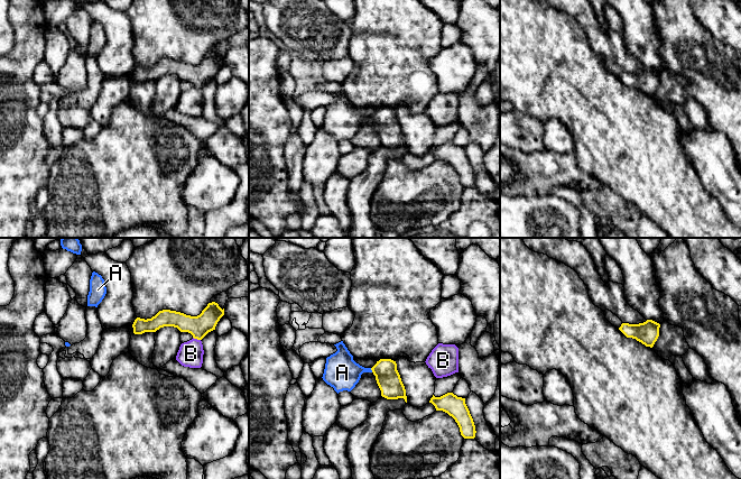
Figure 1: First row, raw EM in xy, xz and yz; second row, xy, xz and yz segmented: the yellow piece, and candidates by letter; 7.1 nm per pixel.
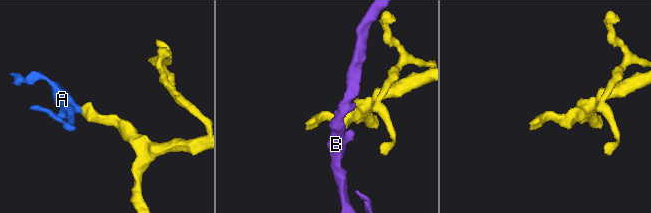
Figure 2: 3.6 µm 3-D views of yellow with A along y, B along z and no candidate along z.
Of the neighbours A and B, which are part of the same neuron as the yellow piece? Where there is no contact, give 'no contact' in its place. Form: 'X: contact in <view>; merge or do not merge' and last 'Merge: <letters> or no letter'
A: contact in xz; merge
B: contact in xy; do not merge
Merge: A

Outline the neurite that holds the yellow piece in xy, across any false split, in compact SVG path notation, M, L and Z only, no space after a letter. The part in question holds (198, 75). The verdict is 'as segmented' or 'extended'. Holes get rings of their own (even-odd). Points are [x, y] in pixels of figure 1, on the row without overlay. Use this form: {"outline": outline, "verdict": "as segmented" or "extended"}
{"outline": "M209 52L197 65L186 64L180 61L163 58L151 67L137 66L132 73L135 83L156 81L164 75L177 76L180 81L188 81L194 87L202 89L209 81L215 79L220 67L224 64L217 52Z", "verdict": "as segmented"}

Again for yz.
{"outline": "M647 68L639 73L622 72L619 79L627 86L636 87L646 95L652 96L659 85L659 76L659 72L652 68Z", "verdict": "as segmented"}

